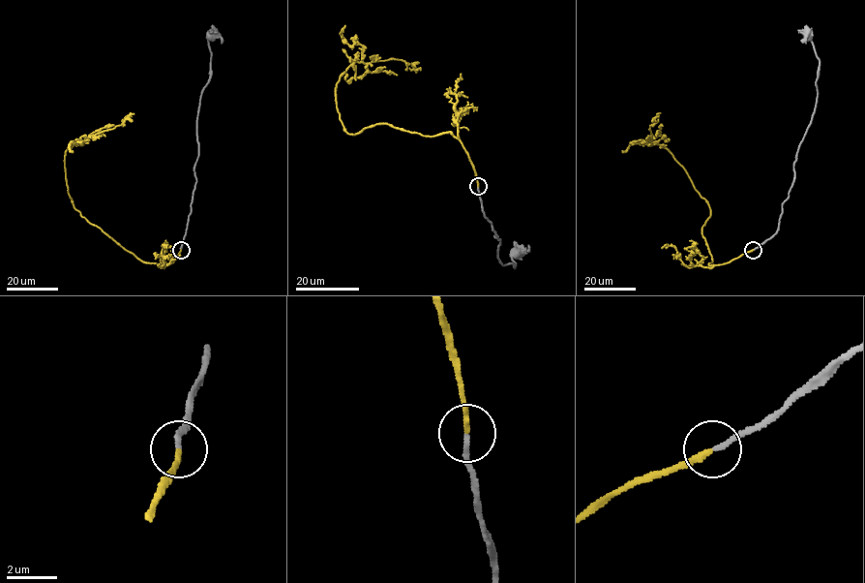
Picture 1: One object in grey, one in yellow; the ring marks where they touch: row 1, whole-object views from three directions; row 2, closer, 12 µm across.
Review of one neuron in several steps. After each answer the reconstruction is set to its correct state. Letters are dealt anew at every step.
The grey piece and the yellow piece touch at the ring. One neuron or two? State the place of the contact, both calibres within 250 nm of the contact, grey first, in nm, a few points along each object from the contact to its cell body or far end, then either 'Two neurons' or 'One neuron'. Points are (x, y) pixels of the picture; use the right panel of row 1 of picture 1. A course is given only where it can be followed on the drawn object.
Place: (753, 250). Thickness 190 nm (grey) against 200 nm. Course of grey: (753, 250), (777, 230), (782, 203), (789, 197), (794, 175), (796, 152), (816, 106), (820, 59), (808, 35). Course of yellow: (753, 250), (709, 264), (702, 227), (710, 209), (672, 155), (651, 140), (649, 129), (659, 113). One neuron

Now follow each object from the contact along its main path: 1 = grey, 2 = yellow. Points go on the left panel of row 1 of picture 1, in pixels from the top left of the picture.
1: (180, 250), (196, 181), (197, 116), (202, 89), (210, 76), (208, 41), (211, 35)
2: (181, 250), (171, 263), (142, 261), (81, 215), (68, 194), (65, 151), (91, 136), (120, 125), (134, 113)

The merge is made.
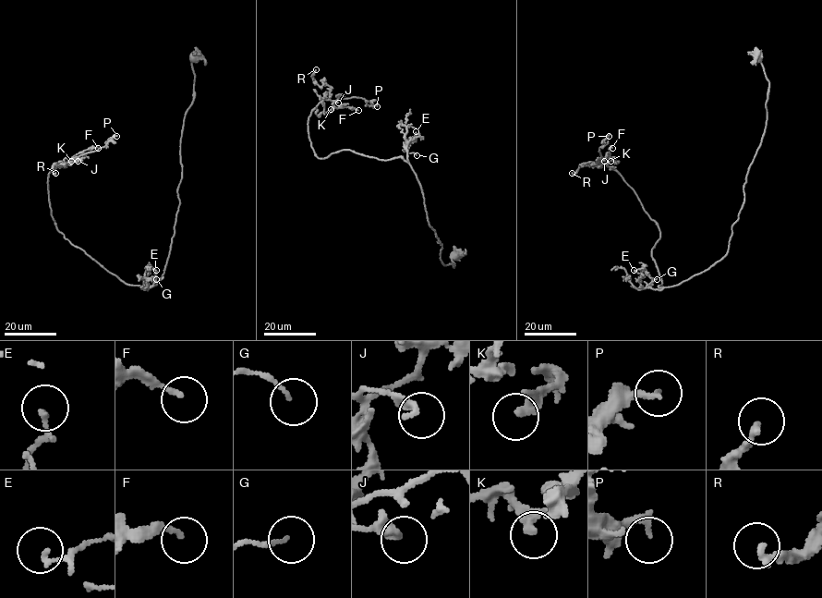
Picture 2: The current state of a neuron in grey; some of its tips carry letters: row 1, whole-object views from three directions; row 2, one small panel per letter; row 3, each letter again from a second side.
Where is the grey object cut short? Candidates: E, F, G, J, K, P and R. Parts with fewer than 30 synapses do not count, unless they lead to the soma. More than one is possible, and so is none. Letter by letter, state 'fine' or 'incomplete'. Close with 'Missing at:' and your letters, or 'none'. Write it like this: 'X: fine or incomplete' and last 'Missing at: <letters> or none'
E: fine
F: fine
G: fine
J: fine
K: fine
P: fine
R: fine
Missing at: none

